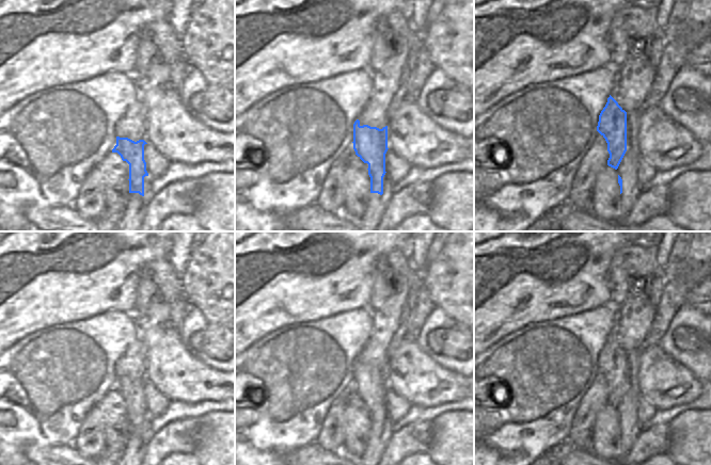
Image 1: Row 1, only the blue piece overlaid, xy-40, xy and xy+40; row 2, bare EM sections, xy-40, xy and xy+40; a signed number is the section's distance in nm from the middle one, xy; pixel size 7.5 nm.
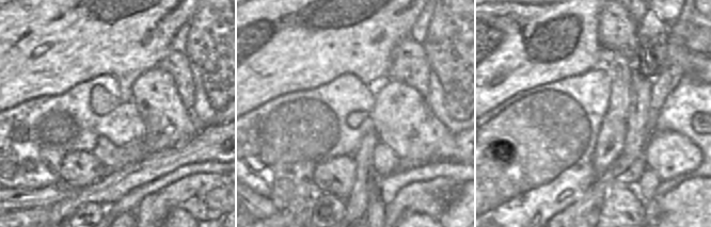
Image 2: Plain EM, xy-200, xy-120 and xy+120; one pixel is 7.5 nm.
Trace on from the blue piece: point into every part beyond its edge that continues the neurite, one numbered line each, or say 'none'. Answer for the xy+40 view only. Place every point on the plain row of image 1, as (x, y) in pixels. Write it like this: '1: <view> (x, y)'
none

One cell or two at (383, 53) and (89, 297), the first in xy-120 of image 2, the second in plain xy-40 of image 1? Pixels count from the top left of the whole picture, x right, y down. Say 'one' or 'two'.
one

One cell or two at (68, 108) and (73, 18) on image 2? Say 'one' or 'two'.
two

